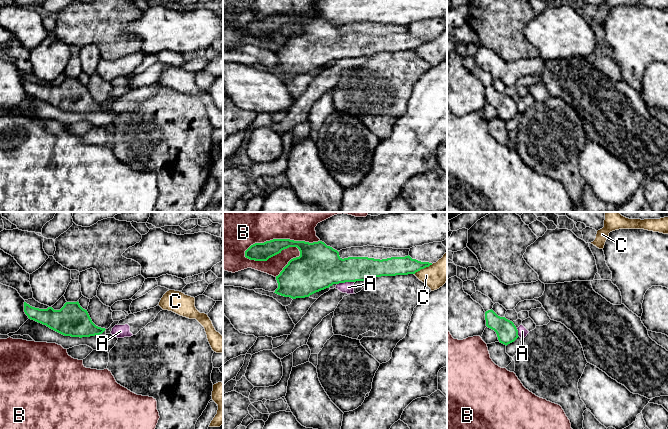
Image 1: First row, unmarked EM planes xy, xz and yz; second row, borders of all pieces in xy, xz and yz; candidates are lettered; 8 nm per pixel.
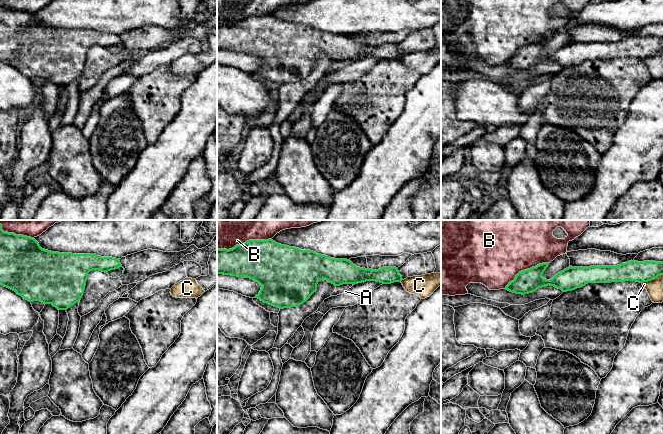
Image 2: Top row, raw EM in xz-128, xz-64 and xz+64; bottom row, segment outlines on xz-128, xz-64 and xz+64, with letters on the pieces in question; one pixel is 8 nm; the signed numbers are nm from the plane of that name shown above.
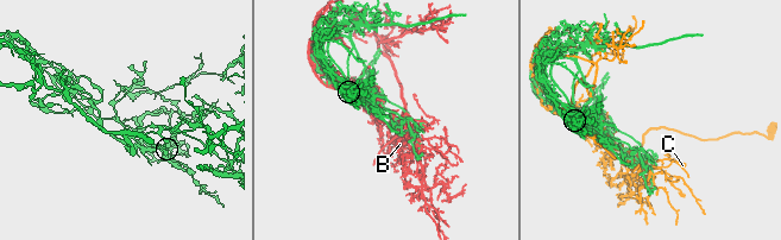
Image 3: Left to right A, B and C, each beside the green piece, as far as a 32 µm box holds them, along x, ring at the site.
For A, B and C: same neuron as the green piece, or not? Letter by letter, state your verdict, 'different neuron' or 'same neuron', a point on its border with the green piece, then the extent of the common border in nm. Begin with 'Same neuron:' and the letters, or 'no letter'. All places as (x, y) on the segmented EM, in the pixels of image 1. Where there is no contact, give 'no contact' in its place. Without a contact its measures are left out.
Same neuron: no letter
A: different neuron; meets green in xz at (345, 281); contact 150 nm long
B: different neuron; meets green in xz at (279, 239); contact 600 nm long
C: different neuron; meets green in xz at (423, 268); contact 170 nm long

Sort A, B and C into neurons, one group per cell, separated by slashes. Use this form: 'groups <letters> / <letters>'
groups A / B / C

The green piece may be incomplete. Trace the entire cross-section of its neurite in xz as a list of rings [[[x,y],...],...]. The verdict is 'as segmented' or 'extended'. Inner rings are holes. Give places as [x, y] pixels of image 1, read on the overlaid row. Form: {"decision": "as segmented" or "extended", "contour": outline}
{"decision": "as segmented", "contour": [[[290,239],[255,243],[245,251],[245,257],[255,261],[267,261],[289,247],[297,247],[300,256],[291,259],[276,276],[278,288],[274,293],[292,299],[309,297],[333,284],[415,274],[432,265],[412,259],[409,255],[382,260],[368,257],[342,259],[337,250],[322,241],[309,243]]]}

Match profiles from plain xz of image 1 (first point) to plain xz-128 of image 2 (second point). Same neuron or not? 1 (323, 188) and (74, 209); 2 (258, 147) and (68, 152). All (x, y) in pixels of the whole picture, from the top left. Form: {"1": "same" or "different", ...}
{"1": "different", "2": "different"}

